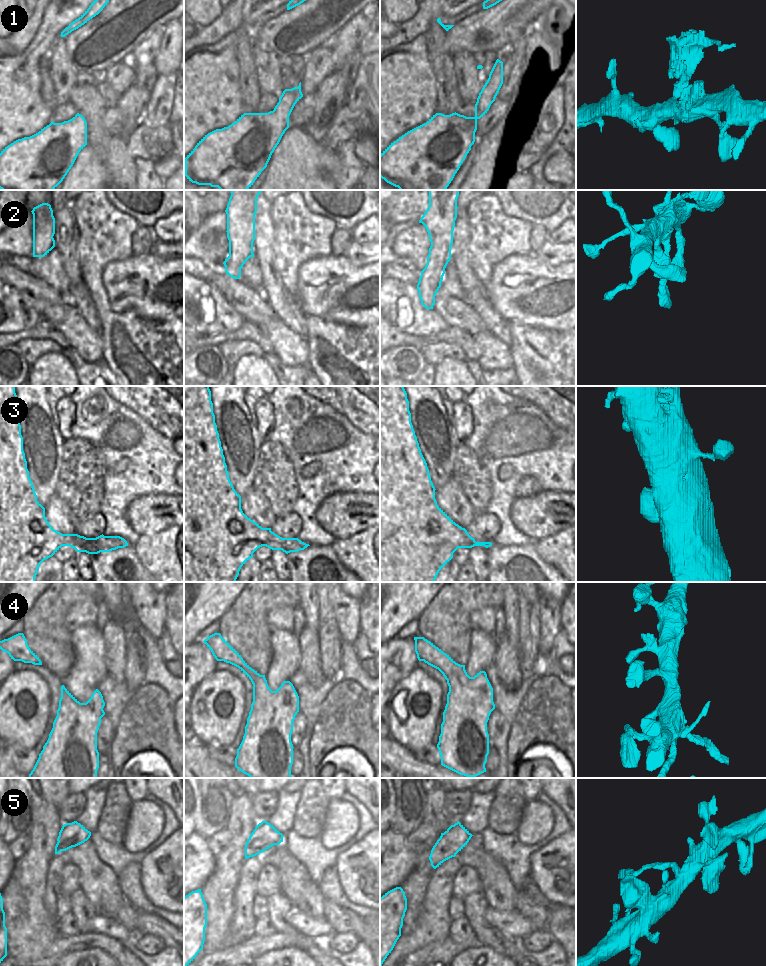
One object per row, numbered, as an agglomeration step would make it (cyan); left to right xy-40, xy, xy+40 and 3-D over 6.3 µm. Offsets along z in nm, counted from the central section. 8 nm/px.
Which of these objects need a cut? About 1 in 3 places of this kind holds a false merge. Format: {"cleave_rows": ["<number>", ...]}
{"cleave_rows": ["1", "5"]}

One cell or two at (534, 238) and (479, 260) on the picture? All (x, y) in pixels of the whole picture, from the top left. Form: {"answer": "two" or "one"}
{"answer": "two"}

